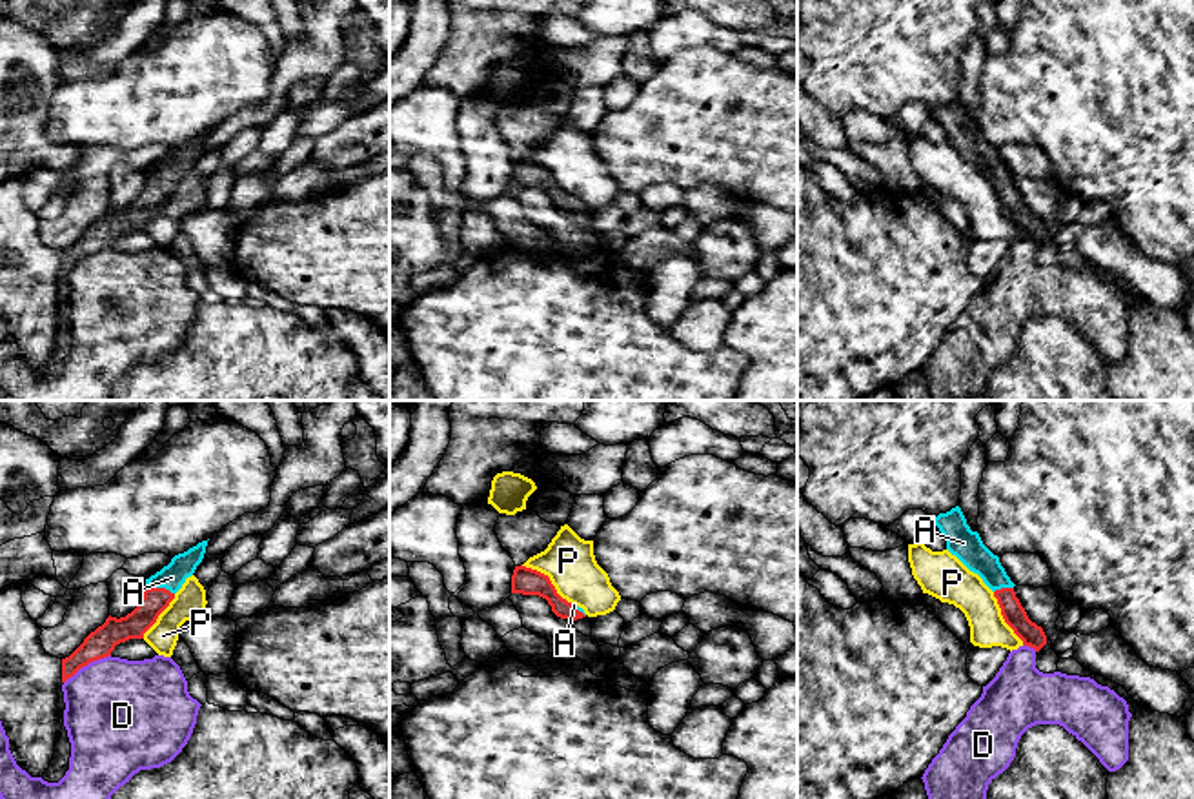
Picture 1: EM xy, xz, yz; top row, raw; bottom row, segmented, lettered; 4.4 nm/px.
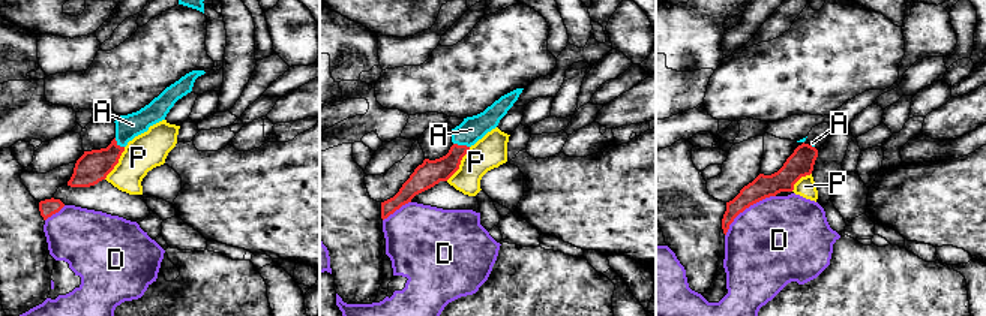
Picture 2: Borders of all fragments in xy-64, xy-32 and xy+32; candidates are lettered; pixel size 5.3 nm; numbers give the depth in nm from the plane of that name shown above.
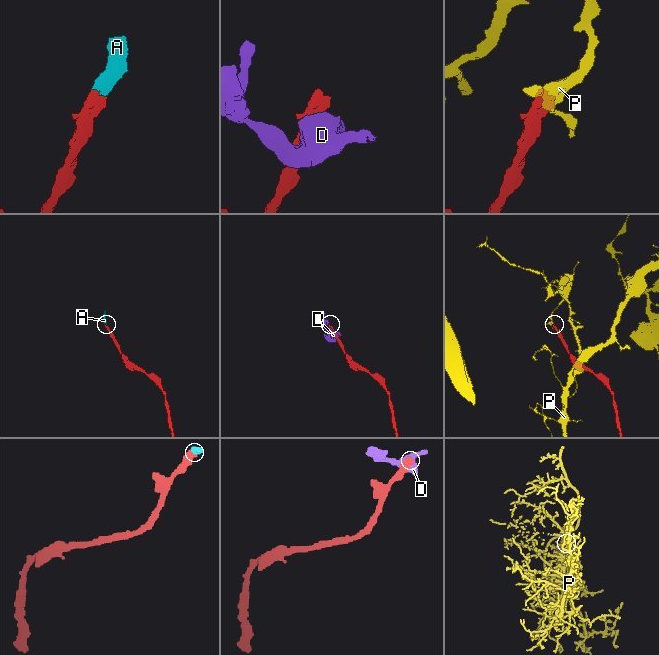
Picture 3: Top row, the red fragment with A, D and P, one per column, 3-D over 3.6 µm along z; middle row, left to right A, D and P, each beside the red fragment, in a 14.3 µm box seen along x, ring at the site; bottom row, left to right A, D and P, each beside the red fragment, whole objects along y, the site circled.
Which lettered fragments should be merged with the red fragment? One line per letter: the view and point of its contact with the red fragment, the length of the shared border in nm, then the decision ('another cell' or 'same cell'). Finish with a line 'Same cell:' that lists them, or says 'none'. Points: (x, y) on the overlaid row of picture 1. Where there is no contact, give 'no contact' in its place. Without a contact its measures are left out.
A: meets red in xy at (161, 588); contact 120 nm long; same cell
D: meets red in xy at (86, 665); contact 240 nm long; another cell
P: meets red in xz at (548, 579); contact 300 nm long; another cell
Same cell: A

